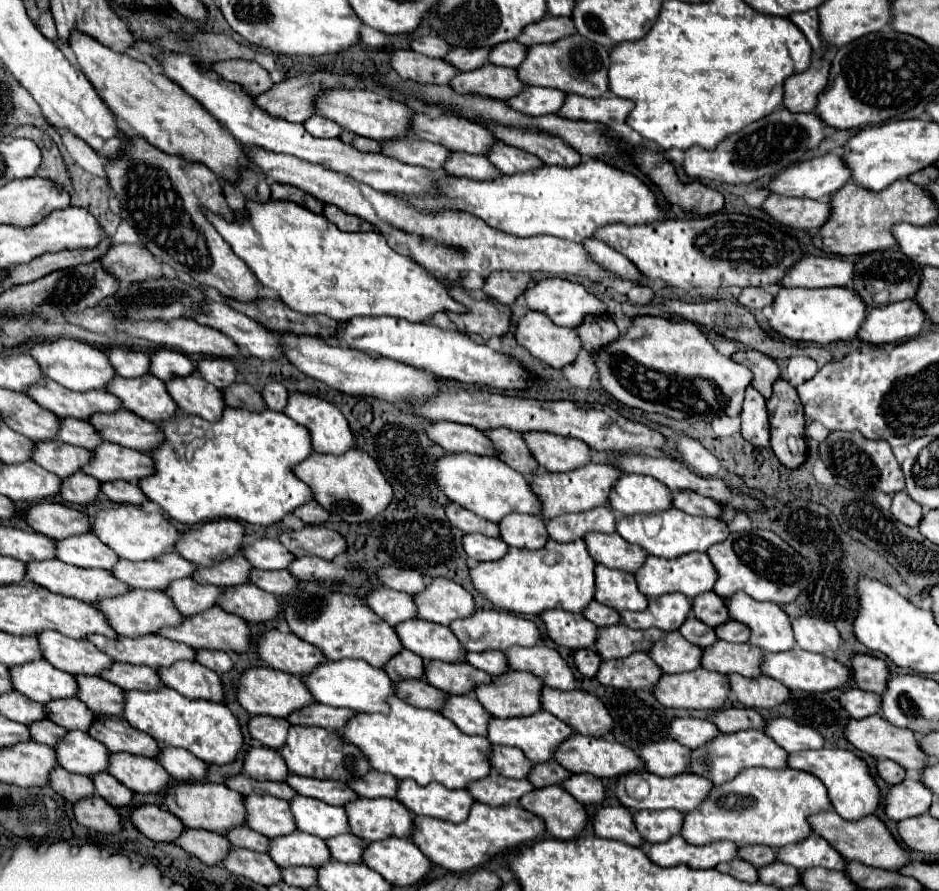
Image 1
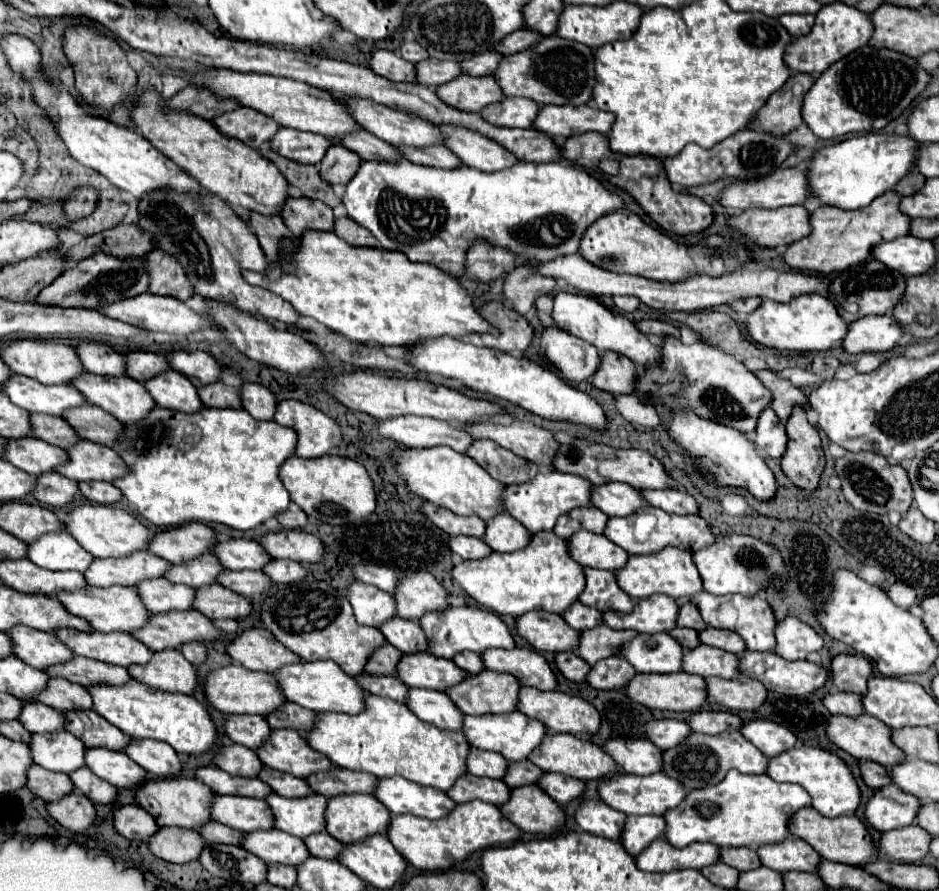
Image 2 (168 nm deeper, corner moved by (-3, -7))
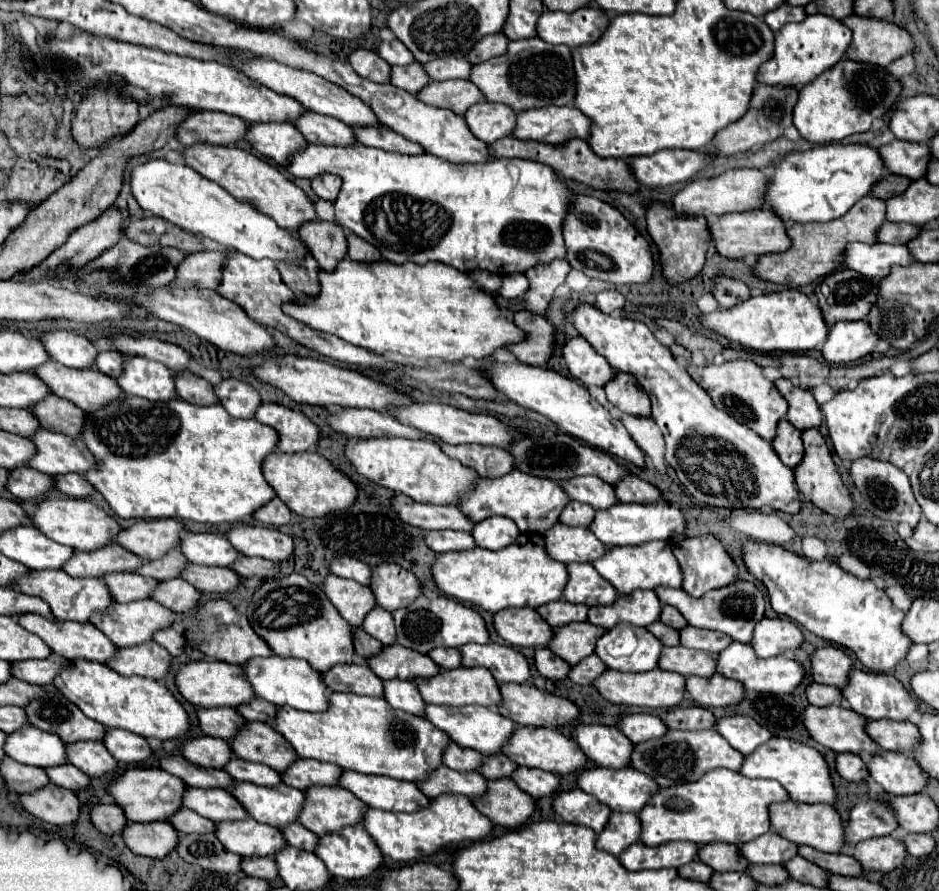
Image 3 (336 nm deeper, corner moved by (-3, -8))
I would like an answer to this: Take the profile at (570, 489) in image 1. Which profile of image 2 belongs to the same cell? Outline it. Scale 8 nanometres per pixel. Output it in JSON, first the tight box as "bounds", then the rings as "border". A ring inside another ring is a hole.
{"bounds":[504,470,594,534],"border":[[[546,470],[538,472],[530,482],[524,482],[522,486],[506,486],[504,506],[516,520],[520,520],[532,534],[536,534],[540,530],[552,530],[562,514],[568,514],[574,508],[592,506],[592,488],[594,484],[590,480],[576,474]]]}

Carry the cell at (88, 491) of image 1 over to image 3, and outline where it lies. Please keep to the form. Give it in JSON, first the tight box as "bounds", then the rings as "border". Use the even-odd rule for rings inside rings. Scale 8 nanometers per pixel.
{"bounds":[6,465,54,499],"border":[[[22,465],[10,471],[6,489],[20,499],[40,499],[50,491],[52,485],[54,485],[52,475],[46,475],[46,473],[34,471],[28,465]]]}

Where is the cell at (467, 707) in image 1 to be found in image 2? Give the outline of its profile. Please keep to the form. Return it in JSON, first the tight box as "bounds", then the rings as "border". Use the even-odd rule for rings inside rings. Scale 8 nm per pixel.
{"bounds":[406,690,462,730],"border":[[[410,690],[410,702],[406,702],[414,714],[440,730],[462,730],[462,710],[444,694],[432,690]]]}

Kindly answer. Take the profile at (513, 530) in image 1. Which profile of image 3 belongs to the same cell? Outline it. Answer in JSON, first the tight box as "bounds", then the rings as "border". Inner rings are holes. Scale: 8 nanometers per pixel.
{"bounds":[472,517,520,549],"border":[[[488,517],[474,525],[472,537],[478,547],[484,549],[502,549],[514,543],[514,539],[520,535],[518,527],[512,523],[512,519],[506,517]]]}

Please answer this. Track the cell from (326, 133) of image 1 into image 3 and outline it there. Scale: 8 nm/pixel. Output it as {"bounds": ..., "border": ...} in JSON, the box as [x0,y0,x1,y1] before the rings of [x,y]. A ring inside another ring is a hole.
{"bounds":[244,123,306,165],"border":[[[250,123],[244,141],[278,165],[286,163],[296,149],[306,145],[306,139],[302,139],[302,133],[292,123]]]}

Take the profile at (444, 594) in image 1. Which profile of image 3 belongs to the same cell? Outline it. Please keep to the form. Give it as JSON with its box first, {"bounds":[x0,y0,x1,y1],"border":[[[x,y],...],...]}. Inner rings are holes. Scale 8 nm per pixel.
{"bounds":[368,563,420,611],"border":[[[380,563],[372,569],[368,583],[376,603],[386,611],[406,607],[420,595],[420,583],[410,575],[410,571],[398,567],[396,563]]]}

